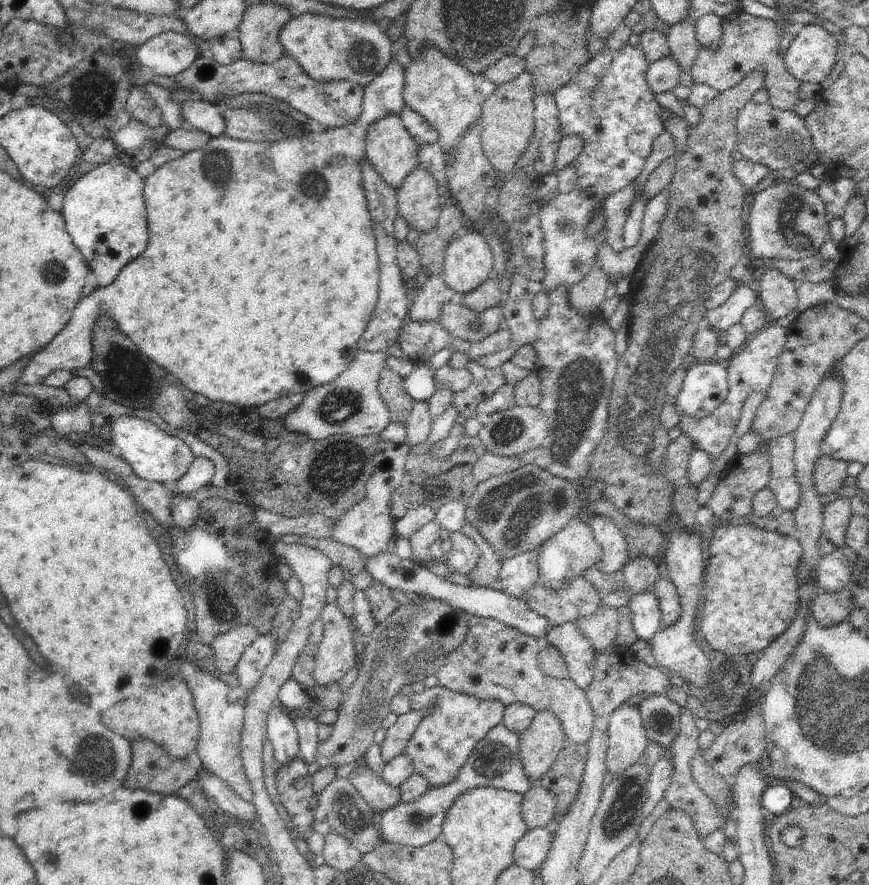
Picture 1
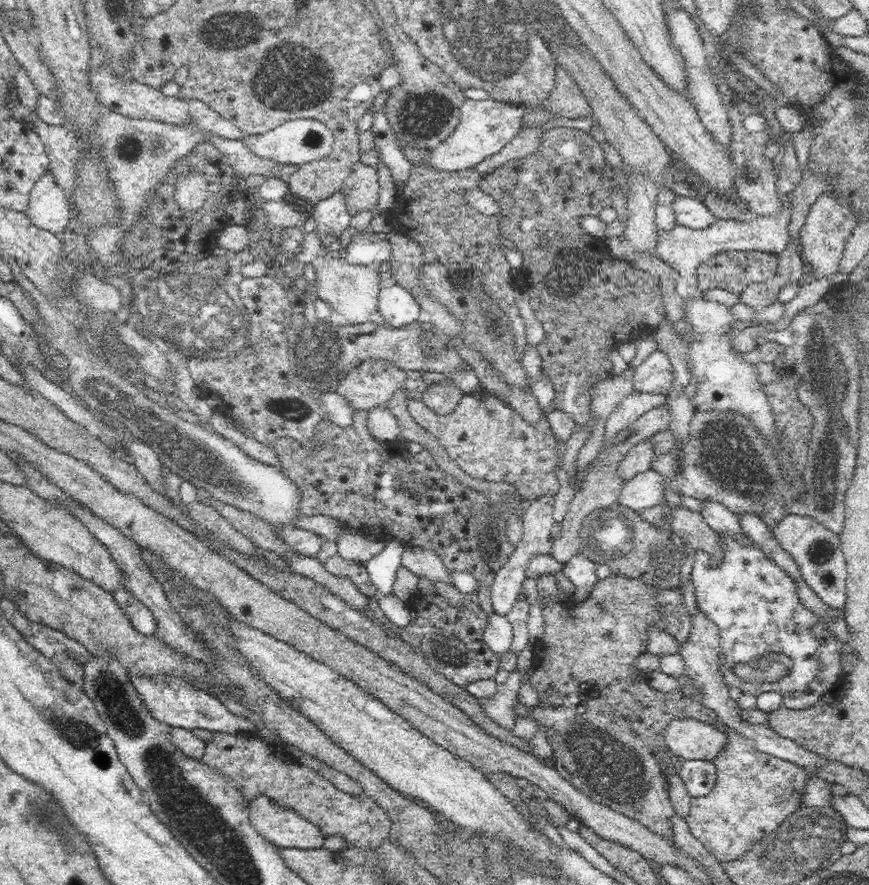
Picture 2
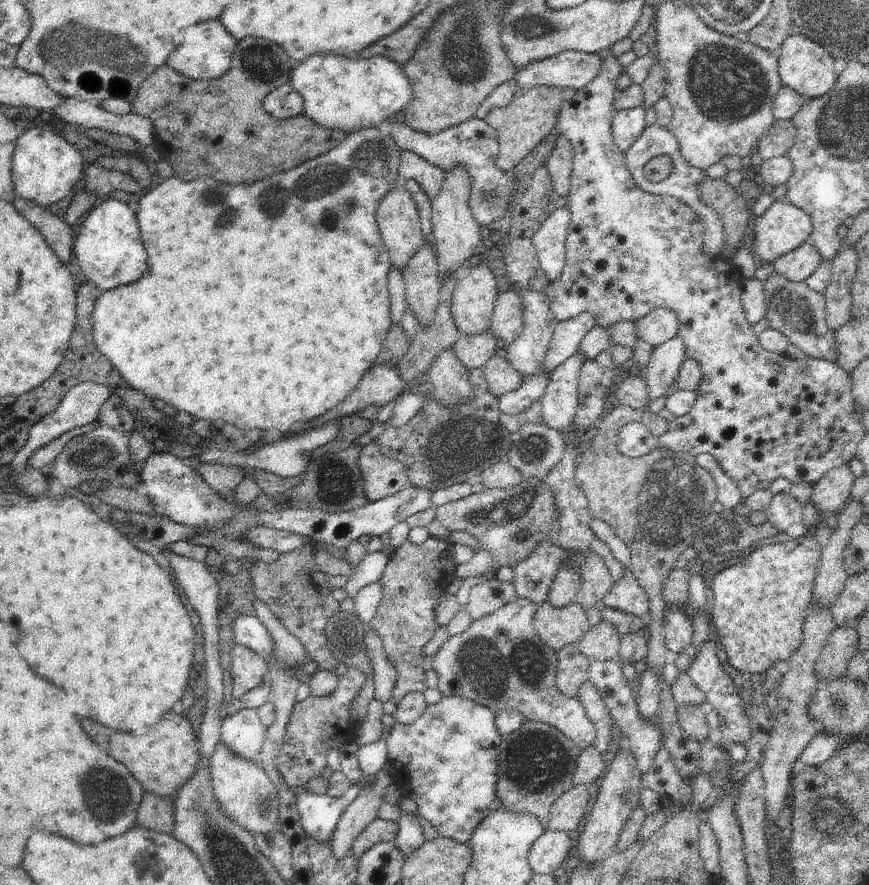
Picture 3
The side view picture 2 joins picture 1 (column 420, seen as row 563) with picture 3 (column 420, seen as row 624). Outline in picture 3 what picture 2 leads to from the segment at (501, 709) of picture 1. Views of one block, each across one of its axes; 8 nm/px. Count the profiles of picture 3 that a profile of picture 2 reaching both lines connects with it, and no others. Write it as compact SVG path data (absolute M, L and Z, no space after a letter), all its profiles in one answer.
M442 696L436 704L428 705L412 724L395 723L387 739L390 774L402 799L410 798L422 819L430 822L438 837L450 838L458 843L469 843L474 828L491 811L501 809L497 796L497 756L503 736L498 734L497 715L476 702L460 696Z

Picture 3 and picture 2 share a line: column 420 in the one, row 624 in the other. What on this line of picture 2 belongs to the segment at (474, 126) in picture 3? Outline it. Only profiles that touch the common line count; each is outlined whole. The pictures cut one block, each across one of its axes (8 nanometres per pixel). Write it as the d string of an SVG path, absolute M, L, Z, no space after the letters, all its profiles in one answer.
M126 589L112 591L112 596L116 599L116 603L120 605L120 609L123 610L126 617L130 620L132 627L140 634L146 636L154 635L157 621L150 608L138 601L138 599Z

